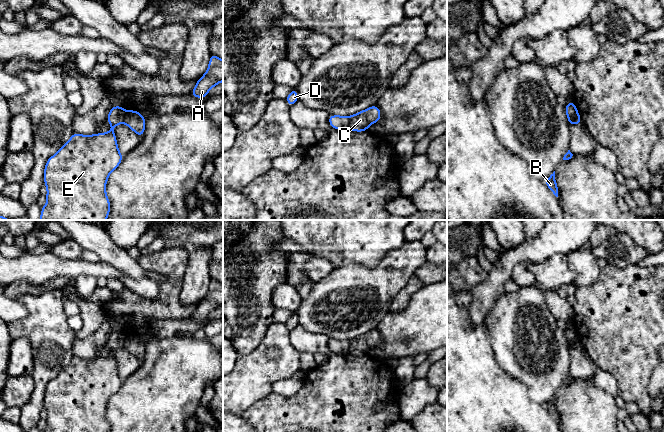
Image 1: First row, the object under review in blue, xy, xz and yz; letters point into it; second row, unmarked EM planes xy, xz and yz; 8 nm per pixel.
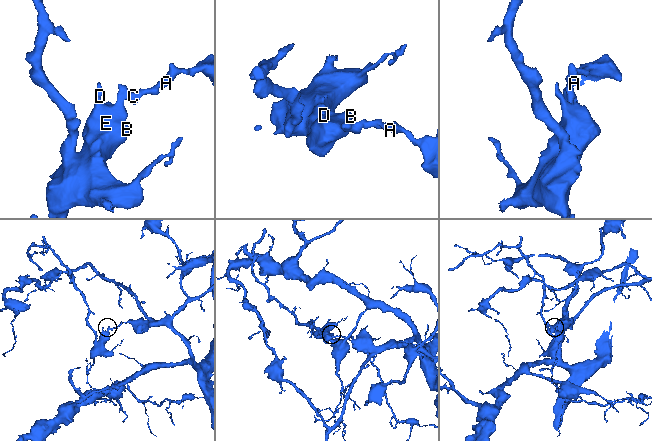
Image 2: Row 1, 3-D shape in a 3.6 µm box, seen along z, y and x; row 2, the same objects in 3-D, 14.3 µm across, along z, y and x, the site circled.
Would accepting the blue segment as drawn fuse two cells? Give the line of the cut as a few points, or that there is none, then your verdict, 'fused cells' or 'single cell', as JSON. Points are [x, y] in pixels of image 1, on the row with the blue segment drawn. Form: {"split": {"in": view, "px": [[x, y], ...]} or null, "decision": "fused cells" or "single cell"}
{"split": {"in": "xz", "px": [[350, 117], [347, 128]]}, "decision": "fused cells"}

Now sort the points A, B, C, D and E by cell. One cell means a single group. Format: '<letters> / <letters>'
A C / B D E

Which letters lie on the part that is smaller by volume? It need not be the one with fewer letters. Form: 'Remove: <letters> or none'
Remove: B, D, E

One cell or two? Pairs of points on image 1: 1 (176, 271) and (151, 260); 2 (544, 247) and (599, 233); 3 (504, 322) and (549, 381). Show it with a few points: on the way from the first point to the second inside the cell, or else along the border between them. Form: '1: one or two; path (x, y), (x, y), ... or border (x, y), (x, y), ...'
1: one; path (170, 265), (167, 262), (157, 261)
2: two; border (594, 230), (588, 240)
3: one; path (510, 341), (510, 349), (530, 375)

